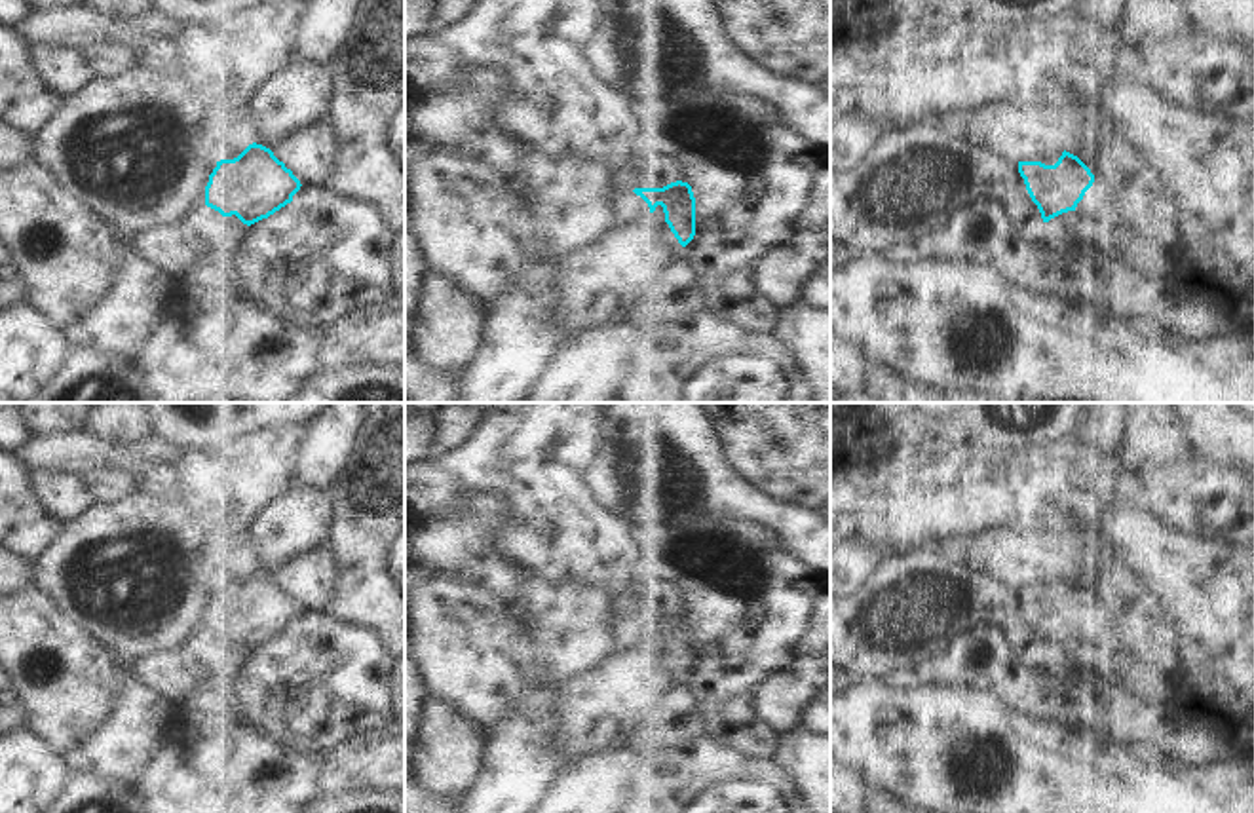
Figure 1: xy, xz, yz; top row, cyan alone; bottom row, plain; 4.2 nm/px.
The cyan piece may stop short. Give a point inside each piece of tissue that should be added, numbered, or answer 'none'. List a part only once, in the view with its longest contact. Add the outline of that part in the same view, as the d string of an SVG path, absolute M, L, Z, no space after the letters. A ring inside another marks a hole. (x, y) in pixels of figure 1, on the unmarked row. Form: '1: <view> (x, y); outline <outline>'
1: yz (1106, 641); outline M1112 598L1094 602L1075 633L1083 661L1102 678L1121 684L1130 693L1157 697L1163 690L1142 663L1130 629L1130 604Z

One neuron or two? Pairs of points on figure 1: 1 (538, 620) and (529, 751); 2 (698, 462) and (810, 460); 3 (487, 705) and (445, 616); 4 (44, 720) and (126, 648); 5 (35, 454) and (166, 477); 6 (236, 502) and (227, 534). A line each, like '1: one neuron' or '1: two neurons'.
1: one neuron
2: two neurons
3: one neuron
4: two neurons
5: two neurons
6: two neurons

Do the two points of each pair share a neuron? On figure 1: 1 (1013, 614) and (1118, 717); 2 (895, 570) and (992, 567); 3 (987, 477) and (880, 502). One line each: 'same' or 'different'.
1: same
2: different
3: same

